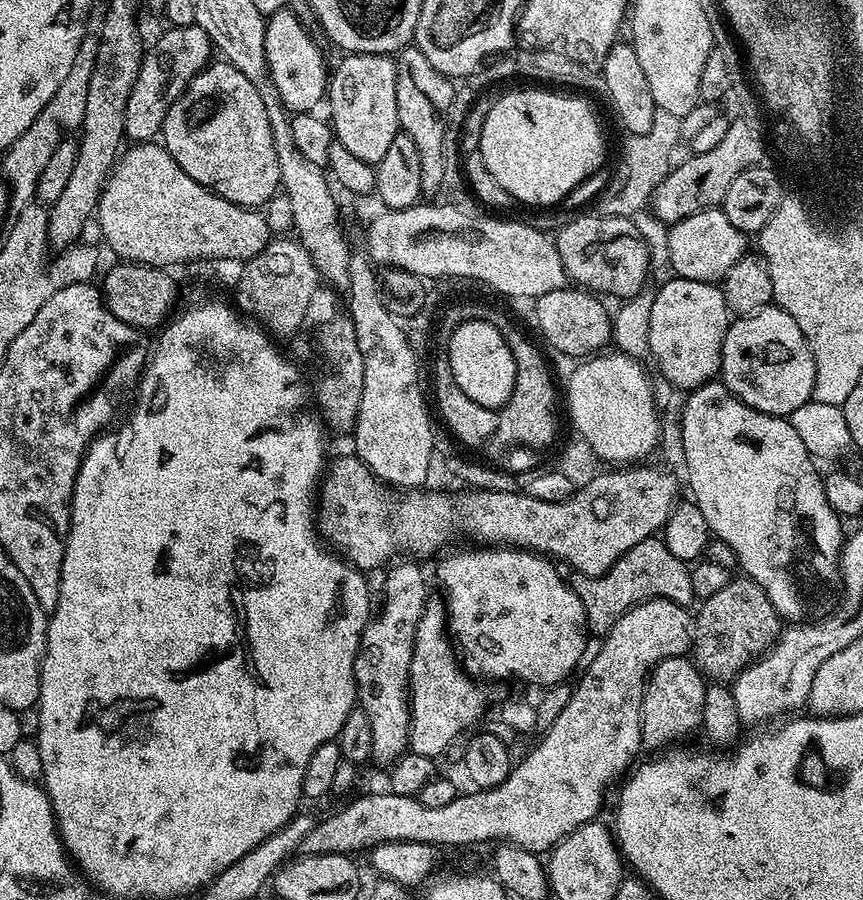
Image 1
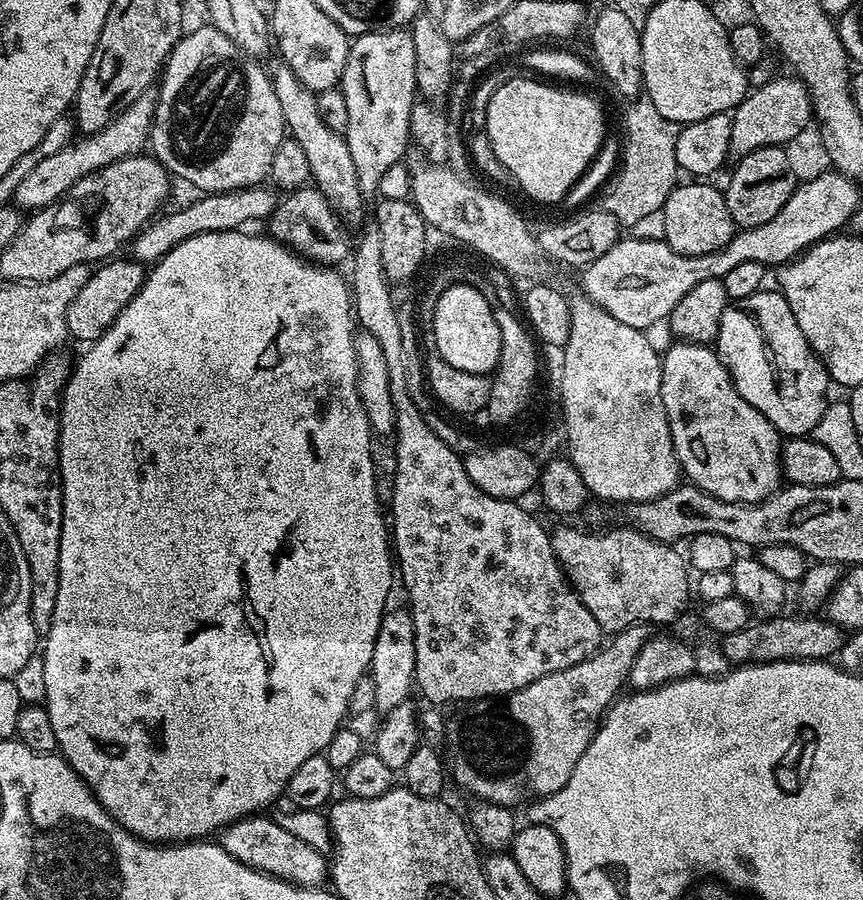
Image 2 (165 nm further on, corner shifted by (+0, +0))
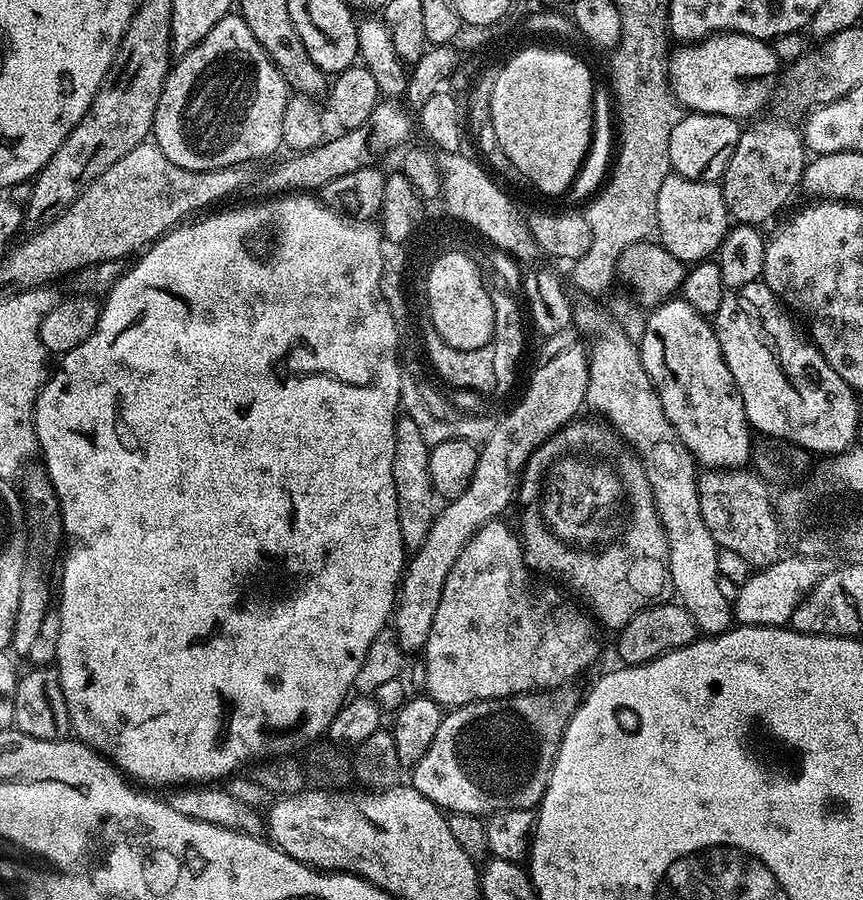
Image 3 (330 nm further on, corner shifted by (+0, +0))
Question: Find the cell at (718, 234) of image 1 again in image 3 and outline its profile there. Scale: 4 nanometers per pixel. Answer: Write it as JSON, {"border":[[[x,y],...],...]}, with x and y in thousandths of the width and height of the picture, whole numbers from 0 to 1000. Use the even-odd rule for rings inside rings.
{"border":[[[776,193],[762,211],[760,258],[762,269],[795,296],[829,286],[846,252],[838,208],[823,200],[801,200]]]}

